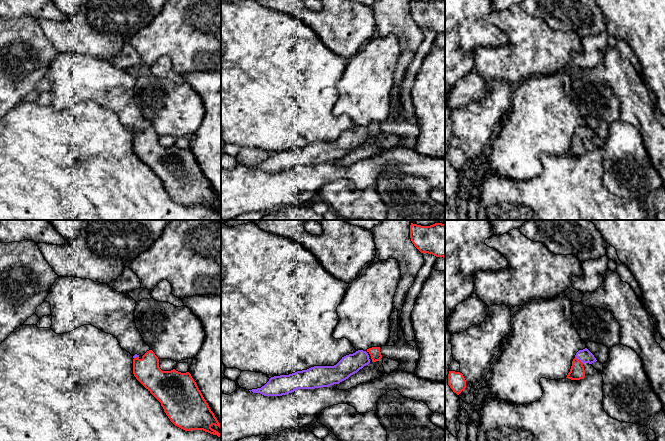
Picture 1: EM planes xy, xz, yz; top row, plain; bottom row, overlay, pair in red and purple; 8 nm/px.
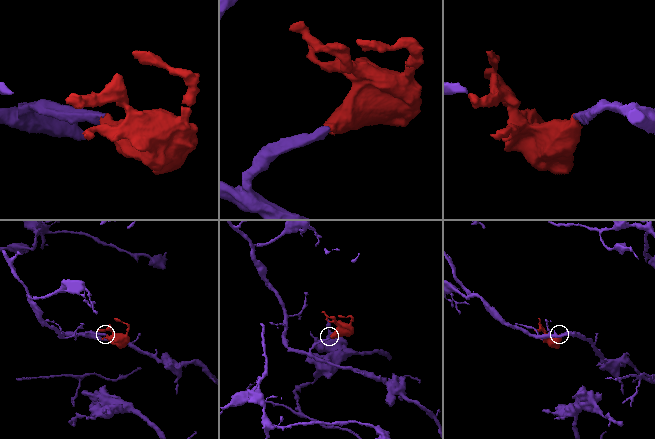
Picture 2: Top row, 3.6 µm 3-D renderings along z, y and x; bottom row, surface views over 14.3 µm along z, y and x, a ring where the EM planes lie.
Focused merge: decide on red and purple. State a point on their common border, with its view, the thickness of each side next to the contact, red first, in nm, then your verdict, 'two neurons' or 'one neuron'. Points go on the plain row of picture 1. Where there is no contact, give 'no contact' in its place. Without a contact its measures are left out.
contact yz (579, 136); calibres 120 and 110 nm; one neuron

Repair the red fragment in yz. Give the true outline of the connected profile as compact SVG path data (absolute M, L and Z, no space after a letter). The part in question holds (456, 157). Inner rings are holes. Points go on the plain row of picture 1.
M449 147L448 161L453 166L454 169L459 171L466 164L466 156L462 149Z

